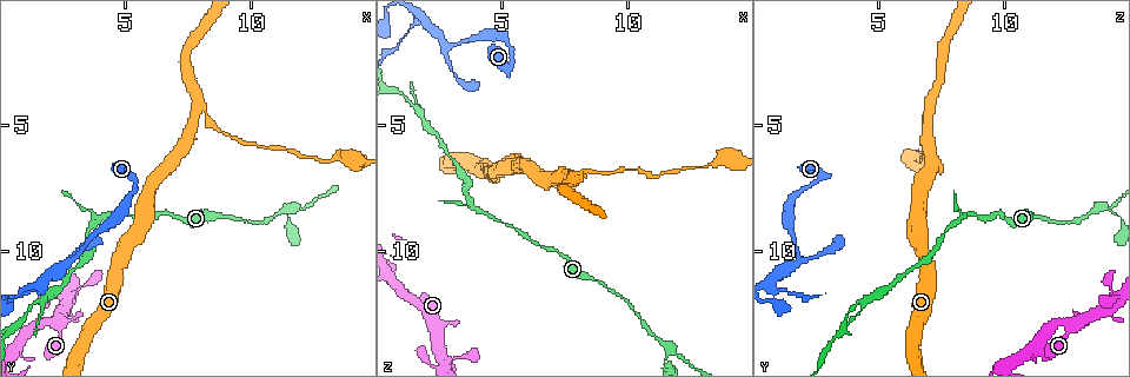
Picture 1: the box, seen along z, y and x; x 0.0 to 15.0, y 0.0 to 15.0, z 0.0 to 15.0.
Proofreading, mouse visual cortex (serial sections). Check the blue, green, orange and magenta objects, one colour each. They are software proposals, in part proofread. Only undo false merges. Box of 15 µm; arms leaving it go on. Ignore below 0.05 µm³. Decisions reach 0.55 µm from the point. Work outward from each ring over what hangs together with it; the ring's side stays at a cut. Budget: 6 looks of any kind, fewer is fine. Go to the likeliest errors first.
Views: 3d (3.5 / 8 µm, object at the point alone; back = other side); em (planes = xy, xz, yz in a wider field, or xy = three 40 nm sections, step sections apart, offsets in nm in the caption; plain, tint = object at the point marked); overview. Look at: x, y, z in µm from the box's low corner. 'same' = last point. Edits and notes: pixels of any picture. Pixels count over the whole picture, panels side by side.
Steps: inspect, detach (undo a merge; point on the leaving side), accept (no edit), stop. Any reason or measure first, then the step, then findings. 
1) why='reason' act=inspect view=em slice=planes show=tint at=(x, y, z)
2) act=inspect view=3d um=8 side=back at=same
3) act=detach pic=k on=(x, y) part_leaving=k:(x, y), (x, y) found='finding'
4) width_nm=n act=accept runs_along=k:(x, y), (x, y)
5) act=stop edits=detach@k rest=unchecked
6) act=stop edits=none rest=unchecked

why='three arms meet' act=inspect view=3d um=3.5 at=(11.6, 8.2, 13.9)

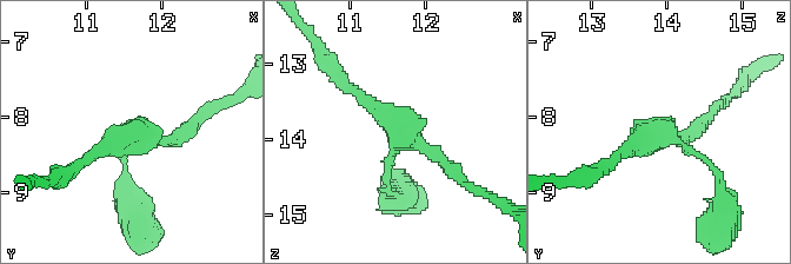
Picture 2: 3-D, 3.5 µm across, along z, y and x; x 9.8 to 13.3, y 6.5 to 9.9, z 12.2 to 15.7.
arms=3 arm_widths_nm=100,150,200 act=inspect view=em slice=xy step=3 show=plain at=(11.70, 8.25, 13.95)

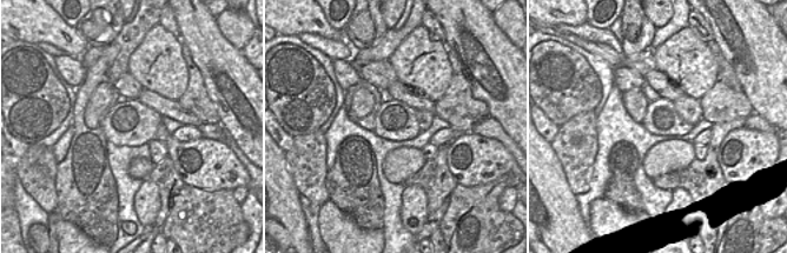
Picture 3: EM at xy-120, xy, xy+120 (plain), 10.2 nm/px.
act=inspect view=em slice=xy step=3 show=tint at=same

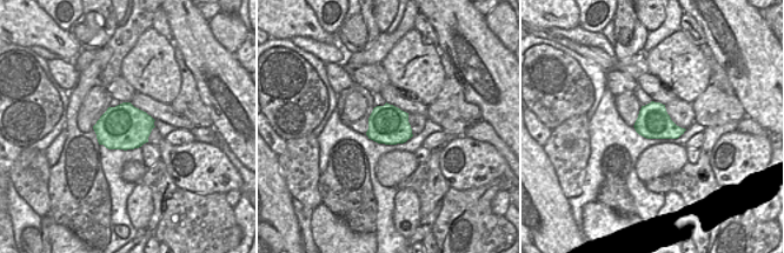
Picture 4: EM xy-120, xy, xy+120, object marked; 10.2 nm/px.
act=accept runs_along=2:(347, 86), (405, 134), (387, 162), (387, 192) found='all the same cell'

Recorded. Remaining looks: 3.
why='abrupt turn' act=inspect view=3d um=3.5 at=(2.9, 11.7, 14.3)

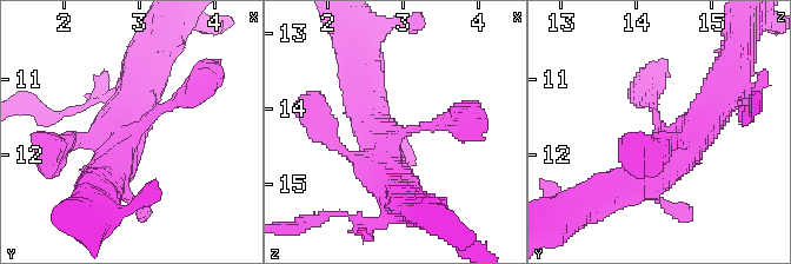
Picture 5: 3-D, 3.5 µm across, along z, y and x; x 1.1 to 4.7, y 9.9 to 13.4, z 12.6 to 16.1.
arms=4 arm_widths_nm=150,200,450,600 act=inspect view=em slice=xy step=1 show=tint at=(2.95, 11.70, 14.35)

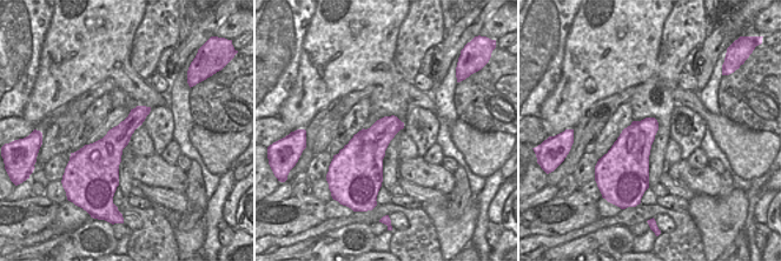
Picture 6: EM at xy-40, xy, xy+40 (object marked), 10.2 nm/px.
act=accept runs_along=5:(102, 182), (117, 149), (197, 84) found='one cell here'

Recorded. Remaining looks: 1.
act=stop edits=none rest=unchecked

